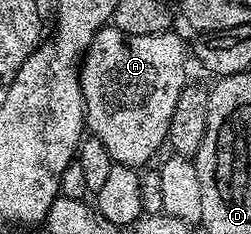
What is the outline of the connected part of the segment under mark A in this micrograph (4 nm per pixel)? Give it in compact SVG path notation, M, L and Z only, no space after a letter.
M108 26L96 32L91 48L81 65L81 79L83 82L83 107L85 109L85 124L89 129L90 135L94 139L100 140L111 155L115 164L123 164L126 168L142 169L142 164L147 164L159 152L159 147L168 143L167 135L169 134L169 126L173 122L173 114L177 110L177 102L181 98L184 88L189 83L187 77L187 56L189 60L189 52L183 49L183 40L178 36L175 30L159 34L129 34L123 33L114 26Z

